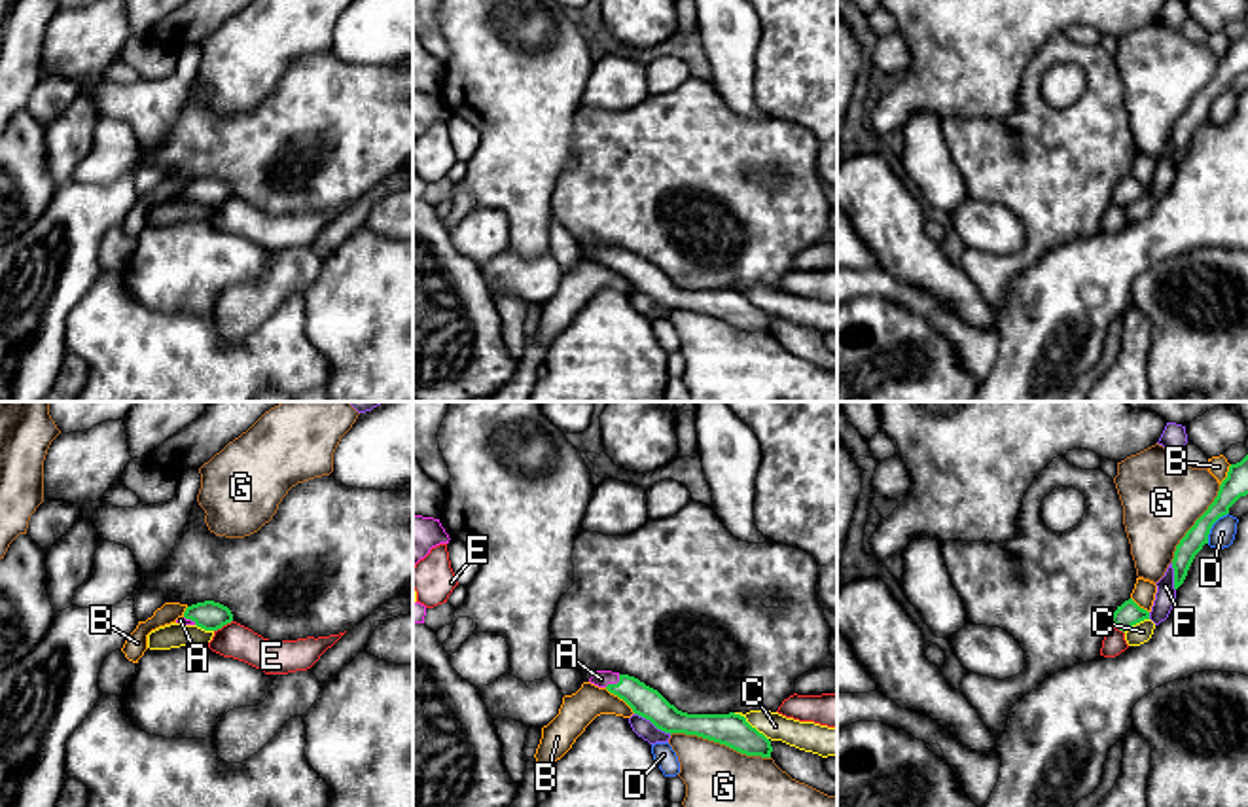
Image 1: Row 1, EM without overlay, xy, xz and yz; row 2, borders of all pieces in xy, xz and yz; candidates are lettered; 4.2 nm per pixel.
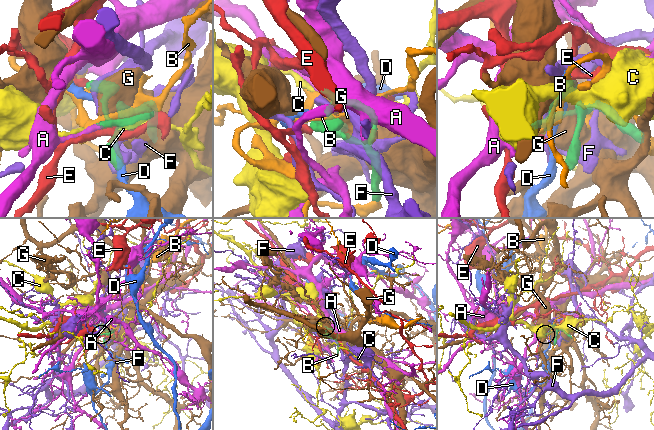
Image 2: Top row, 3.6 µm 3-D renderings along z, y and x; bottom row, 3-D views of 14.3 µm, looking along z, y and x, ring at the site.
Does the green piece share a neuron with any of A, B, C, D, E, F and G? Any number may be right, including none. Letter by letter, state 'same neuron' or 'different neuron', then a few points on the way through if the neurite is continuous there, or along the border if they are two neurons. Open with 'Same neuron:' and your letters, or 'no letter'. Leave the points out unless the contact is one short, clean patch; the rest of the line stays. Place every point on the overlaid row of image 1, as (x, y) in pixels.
Same neuron: A
A: same neuron | across xz (644, 701), (629, 688), (614, 684), (601, 679)
B: different neuron
C: different neuron
D: different neuron | along yz (1228, 512), (1212, 525), (1207, 542)
E: different neuron
F: different neuron
G: different neuron

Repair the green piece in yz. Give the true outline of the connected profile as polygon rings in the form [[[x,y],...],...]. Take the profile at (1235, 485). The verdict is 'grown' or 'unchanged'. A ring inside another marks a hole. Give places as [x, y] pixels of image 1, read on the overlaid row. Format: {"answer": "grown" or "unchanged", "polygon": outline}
{"answer": "unchanged", "polygon": [[[1248,455],[1229,466],[1227,477],[1221,481],[1218,496],[1208,506],[1208,510],[1195,521],[1195,525],[1186,532],[1174,551],[1172,568],[1174,568],[1174,589],[1178,589],[1195,555],[1208,544],[1208,534],[1212,525],[1229,513],[1229,508],[1248,494]]]}

